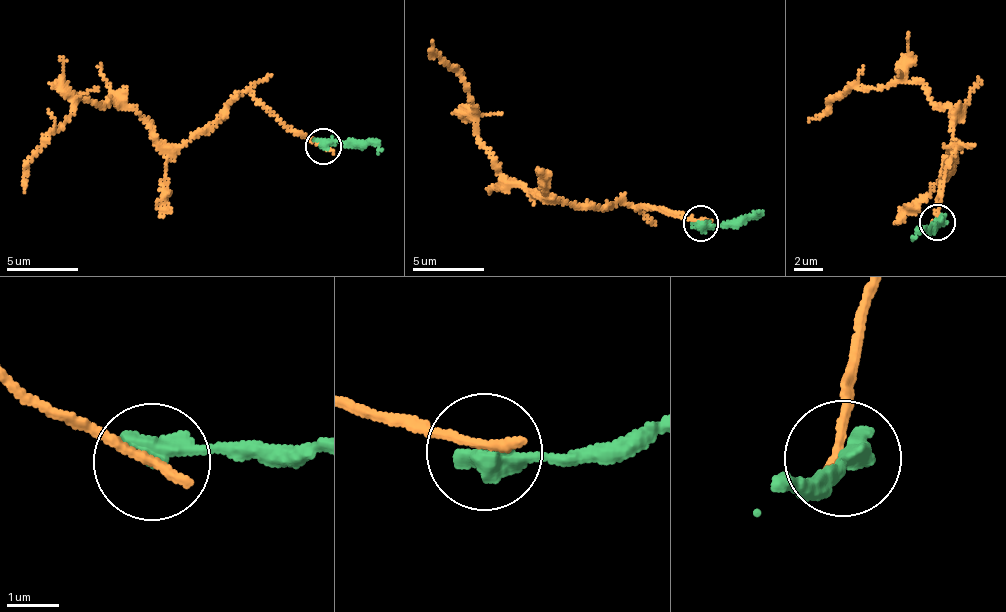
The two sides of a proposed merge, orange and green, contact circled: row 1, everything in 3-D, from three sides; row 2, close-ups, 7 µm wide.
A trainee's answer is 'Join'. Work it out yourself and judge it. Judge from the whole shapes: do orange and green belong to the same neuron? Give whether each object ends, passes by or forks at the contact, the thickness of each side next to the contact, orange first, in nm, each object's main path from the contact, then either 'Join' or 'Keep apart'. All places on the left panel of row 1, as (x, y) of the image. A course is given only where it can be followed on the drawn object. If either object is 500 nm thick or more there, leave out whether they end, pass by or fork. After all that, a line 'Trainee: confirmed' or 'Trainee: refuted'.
At the ring orange ends. At the ring green ends. Thickness 240 nm (orange) against 460 nm. Course of orange: (323, 145), (288, 130), (247, 91), (179, 145), (165, 144), (133, 109), (80, 97), (28, 165), (24, 192). Course of green: (323, 145), (359, 143), (381, 150). Keep apart
Trainee: refuted

